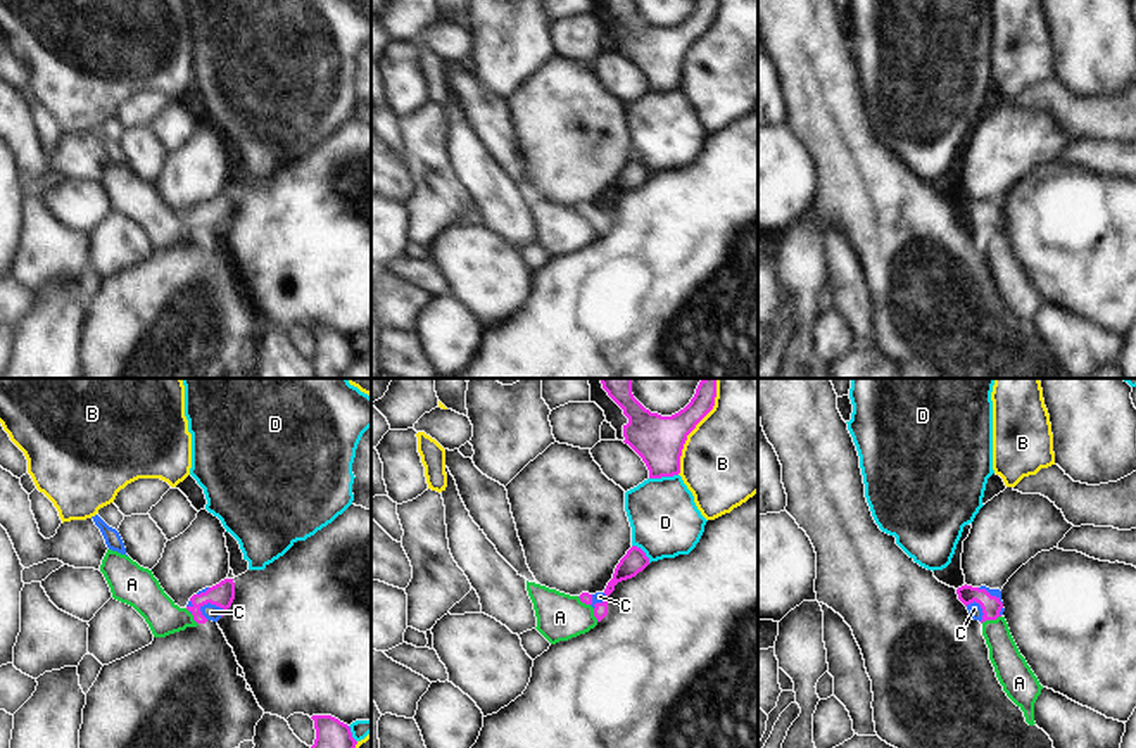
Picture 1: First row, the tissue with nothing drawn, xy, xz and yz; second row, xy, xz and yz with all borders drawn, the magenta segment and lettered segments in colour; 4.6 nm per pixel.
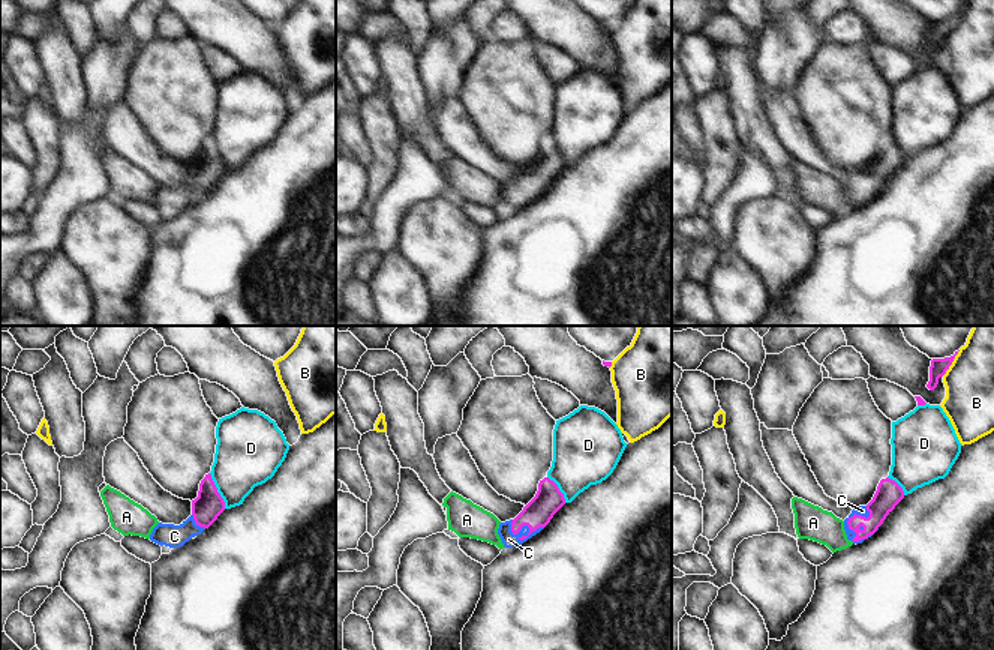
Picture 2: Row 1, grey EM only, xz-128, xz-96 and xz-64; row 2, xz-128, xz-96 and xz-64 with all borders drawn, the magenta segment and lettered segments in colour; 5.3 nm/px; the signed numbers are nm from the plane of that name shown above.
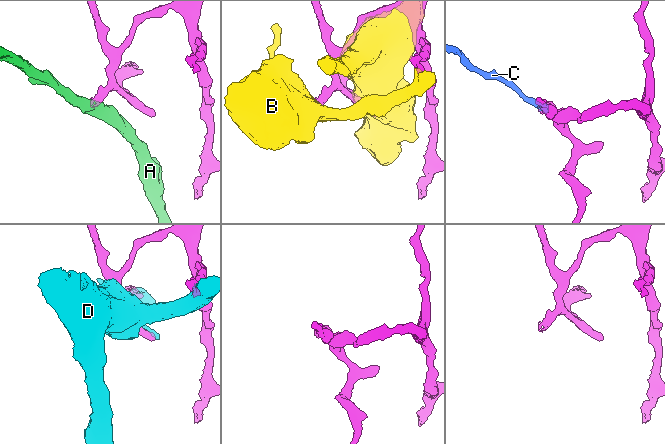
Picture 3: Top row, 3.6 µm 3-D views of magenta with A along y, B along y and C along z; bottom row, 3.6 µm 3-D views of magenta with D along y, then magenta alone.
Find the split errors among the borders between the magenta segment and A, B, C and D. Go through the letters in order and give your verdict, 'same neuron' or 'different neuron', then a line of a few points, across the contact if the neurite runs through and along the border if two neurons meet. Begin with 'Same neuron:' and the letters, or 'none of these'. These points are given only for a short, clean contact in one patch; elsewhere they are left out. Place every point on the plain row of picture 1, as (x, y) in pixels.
Same neuron: C
A: different neuron; line yz (1000, 228), (981, 235)
B: different neuron
C: same neuron; line xy (221, 208), (213, 216), (211, 225)
D: different neuron

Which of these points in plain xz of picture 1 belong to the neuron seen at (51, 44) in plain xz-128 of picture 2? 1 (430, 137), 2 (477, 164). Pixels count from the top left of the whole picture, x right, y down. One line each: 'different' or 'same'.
1: different
2: same

